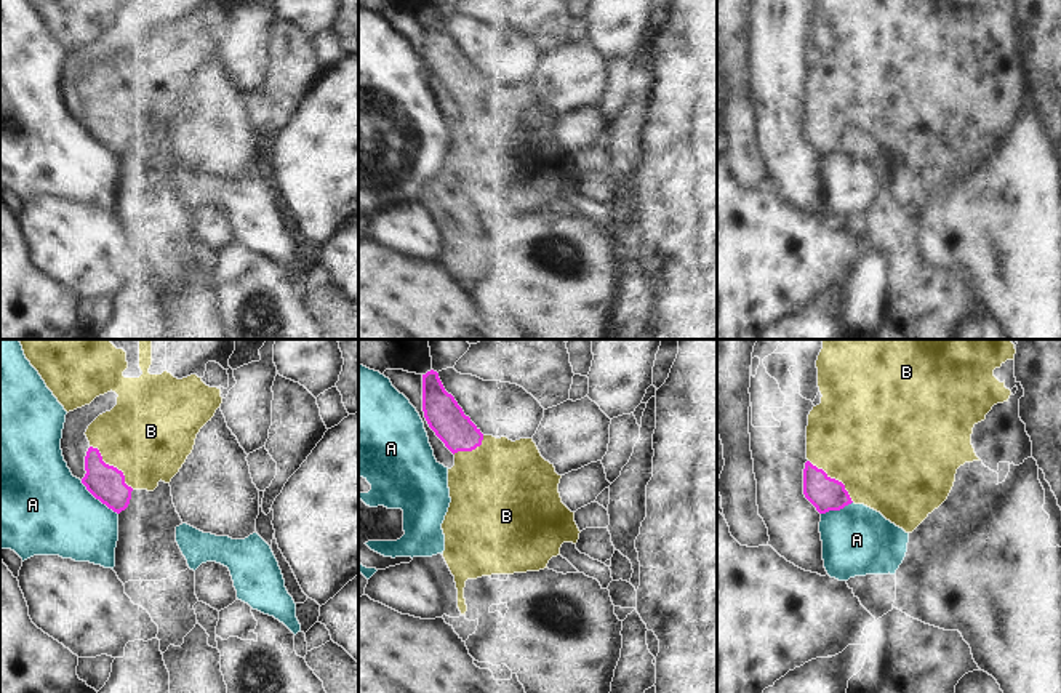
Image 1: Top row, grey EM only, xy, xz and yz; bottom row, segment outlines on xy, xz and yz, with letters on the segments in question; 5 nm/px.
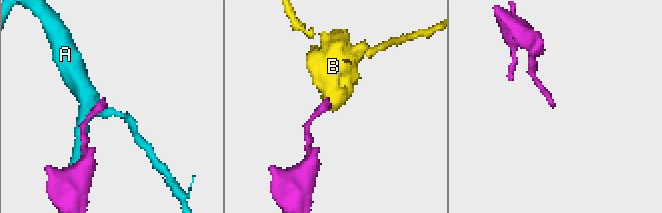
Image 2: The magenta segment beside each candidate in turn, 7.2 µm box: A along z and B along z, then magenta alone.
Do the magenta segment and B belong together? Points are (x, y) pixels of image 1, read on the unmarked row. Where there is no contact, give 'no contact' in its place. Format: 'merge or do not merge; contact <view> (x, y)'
merge; contact xy (112, 108)

